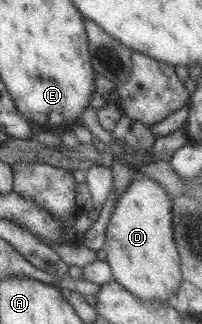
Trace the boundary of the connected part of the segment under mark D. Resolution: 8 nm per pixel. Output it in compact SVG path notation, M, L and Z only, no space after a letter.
M136 173L115 202L105 229L103 250L112 277L143 302L170 302L182 282L179 255L172 236L171 196L150 177Z

